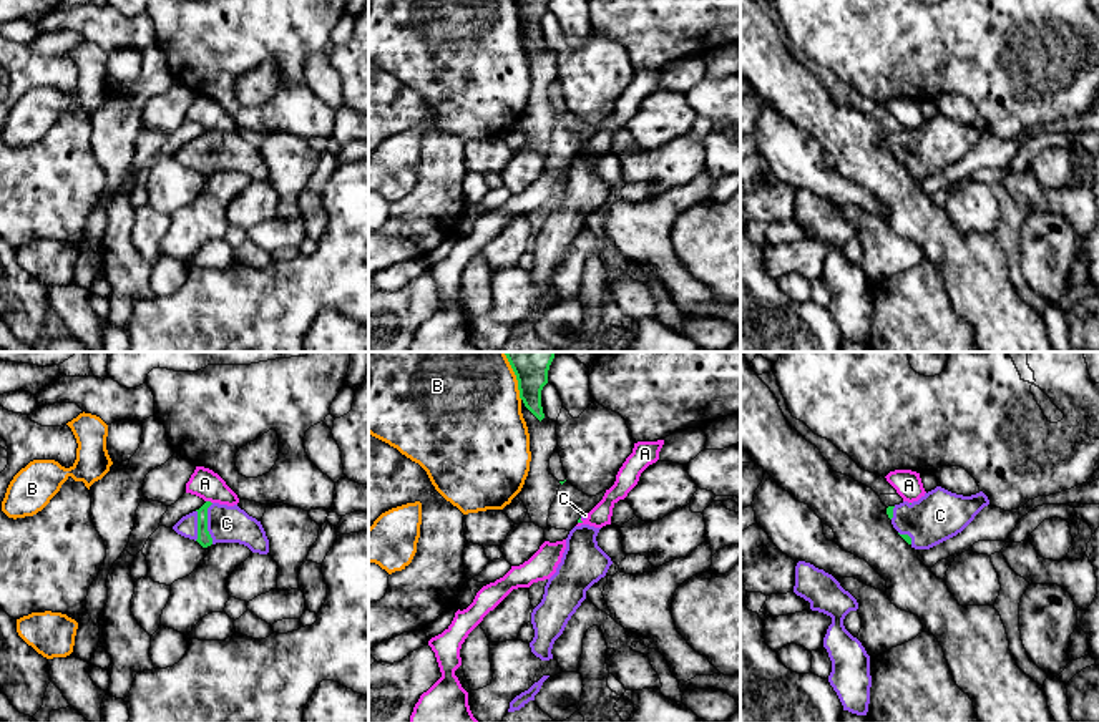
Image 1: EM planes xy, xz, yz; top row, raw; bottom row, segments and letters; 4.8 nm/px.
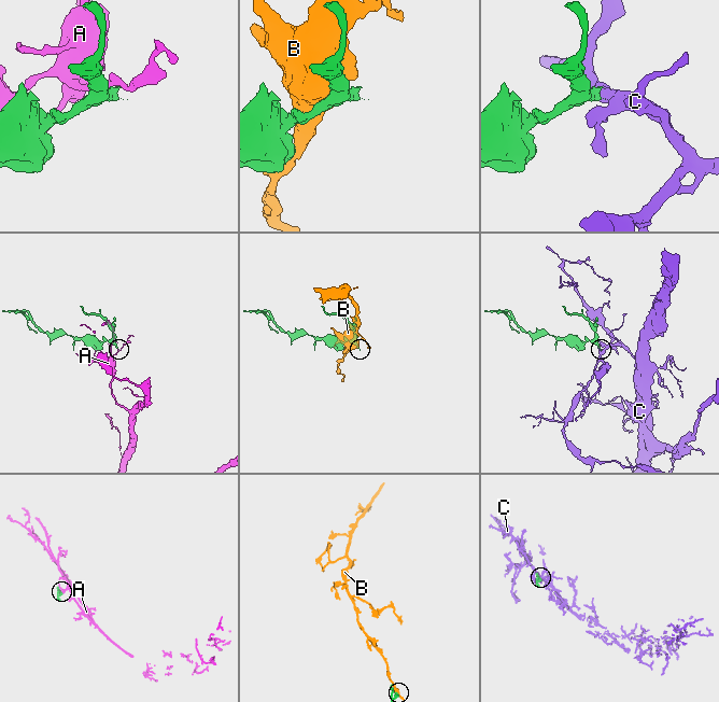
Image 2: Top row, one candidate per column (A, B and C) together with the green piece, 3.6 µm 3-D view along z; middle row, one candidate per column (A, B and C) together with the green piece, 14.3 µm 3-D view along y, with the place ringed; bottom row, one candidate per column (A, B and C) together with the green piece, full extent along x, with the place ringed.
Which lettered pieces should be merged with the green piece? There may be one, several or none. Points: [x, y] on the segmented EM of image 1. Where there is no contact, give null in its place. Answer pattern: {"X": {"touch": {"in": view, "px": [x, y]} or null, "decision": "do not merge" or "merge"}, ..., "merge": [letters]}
{"A": {"touch": {"in": "xy", "px": [210, 502]}, "decision": "do not merge"}, "B": {"touch": {"in": "xz", "px": [515, 374]}, "decision": "do not merge"}, "C": {"touch": {"in": "xy", "px": [206, 523]}, "decision": "merge"}, "merge": ["C"]}

